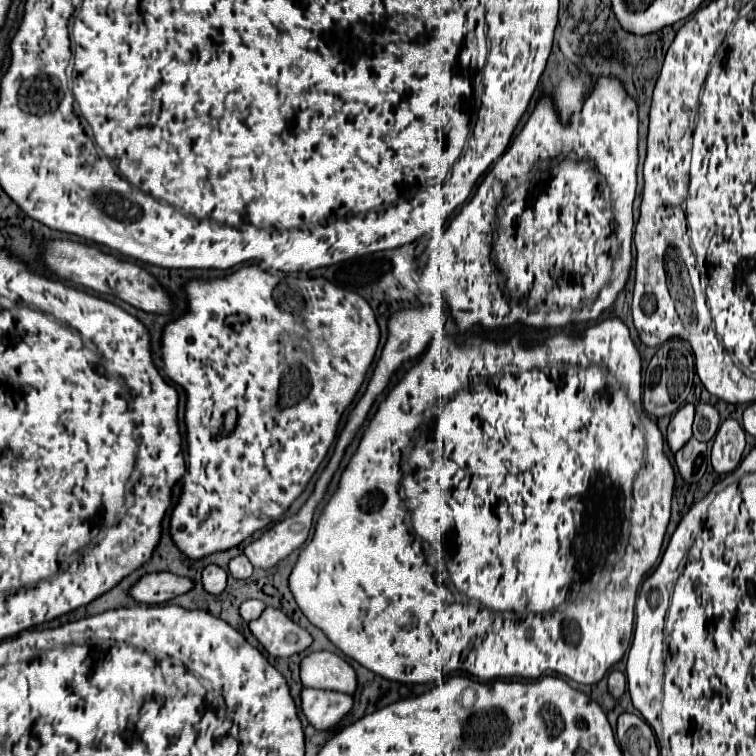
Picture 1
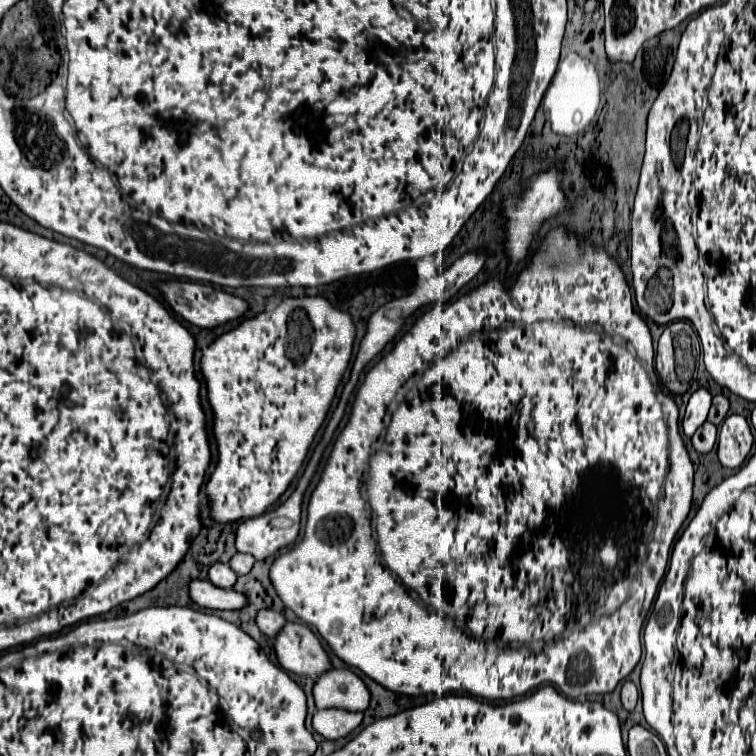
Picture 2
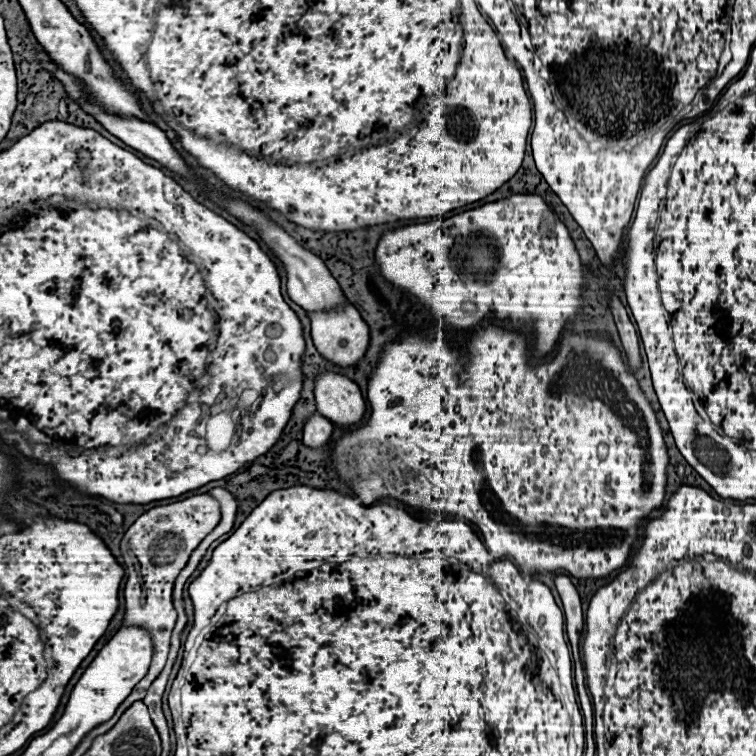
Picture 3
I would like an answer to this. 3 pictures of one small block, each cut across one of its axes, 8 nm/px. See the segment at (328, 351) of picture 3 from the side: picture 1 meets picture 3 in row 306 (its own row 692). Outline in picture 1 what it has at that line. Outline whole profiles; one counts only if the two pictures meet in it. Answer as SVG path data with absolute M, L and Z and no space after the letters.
M312 652L300 664L300 678L306 688L334 690L344 694L356 692L354 668L334 652Z

